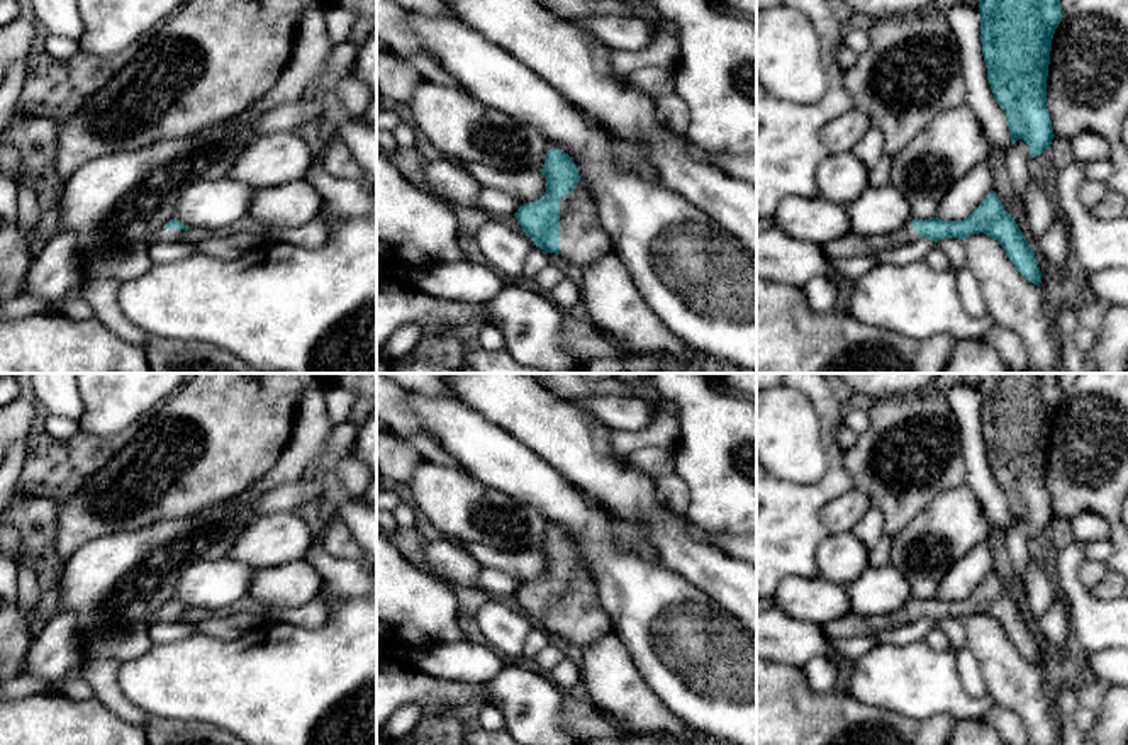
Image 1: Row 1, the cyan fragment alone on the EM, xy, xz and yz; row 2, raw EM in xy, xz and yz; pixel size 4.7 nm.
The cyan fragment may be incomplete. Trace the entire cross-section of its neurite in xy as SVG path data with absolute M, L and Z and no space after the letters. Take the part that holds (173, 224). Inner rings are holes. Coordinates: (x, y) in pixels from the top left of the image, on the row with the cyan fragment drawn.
M171 219L156 236L158 241L181 241L185 239L188 227L180 221Z

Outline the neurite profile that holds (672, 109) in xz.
M665 93L656 98L656 110L662 120L677 134L685 134L689 110L677 93Z

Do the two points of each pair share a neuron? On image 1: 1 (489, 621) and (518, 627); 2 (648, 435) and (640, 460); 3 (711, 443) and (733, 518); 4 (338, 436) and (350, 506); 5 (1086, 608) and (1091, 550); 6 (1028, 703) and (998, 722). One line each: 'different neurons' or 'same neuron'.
1: same neuron
2: different neurons
3: same neuron
4: same neuron
5: different neurons
6: different neurons

